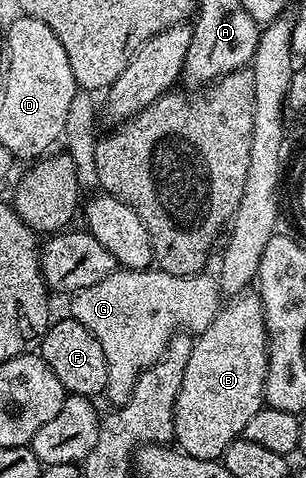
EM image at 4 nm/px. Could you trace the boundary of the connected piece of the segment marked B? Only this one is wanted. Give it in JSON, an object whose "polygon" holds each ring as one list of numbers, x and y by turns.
{"polygon":[[243,293,227,302,208,329,194,339,192,357,188,357,174,406,173,442,184,455,221,460,228,445,245,432,248,421,264,405,270,338,266,335,262,296,250,294]]}

